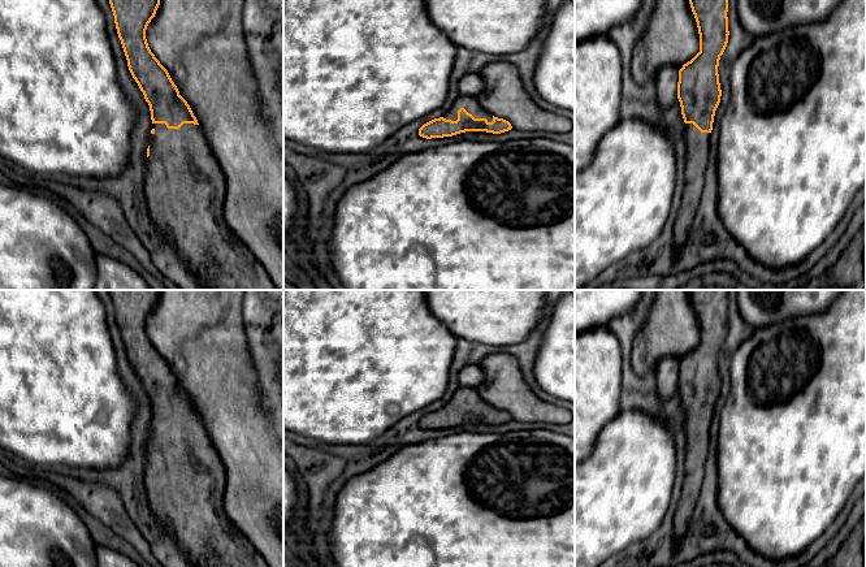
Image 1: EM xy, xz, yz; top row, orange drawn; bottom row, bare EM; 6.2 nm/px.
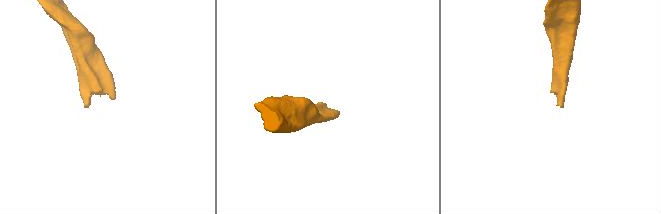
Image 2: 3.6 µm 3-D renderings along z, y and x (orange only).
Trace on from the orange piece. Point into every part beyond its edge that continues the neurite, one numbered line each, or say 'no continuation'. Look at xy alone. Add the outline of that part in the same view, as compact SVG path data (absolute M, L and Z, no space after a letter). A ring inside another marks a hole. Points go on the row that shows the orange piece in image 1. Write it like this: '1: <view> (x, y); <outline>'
1: xy (185, 187); M153 124L152 129L155 133L151 134L144 182L148 215L187 270L204 285L205 290L277 290L261 263L230 231L224 220L226 179L202 127L183 124L179 129L168 129L165 124Z

